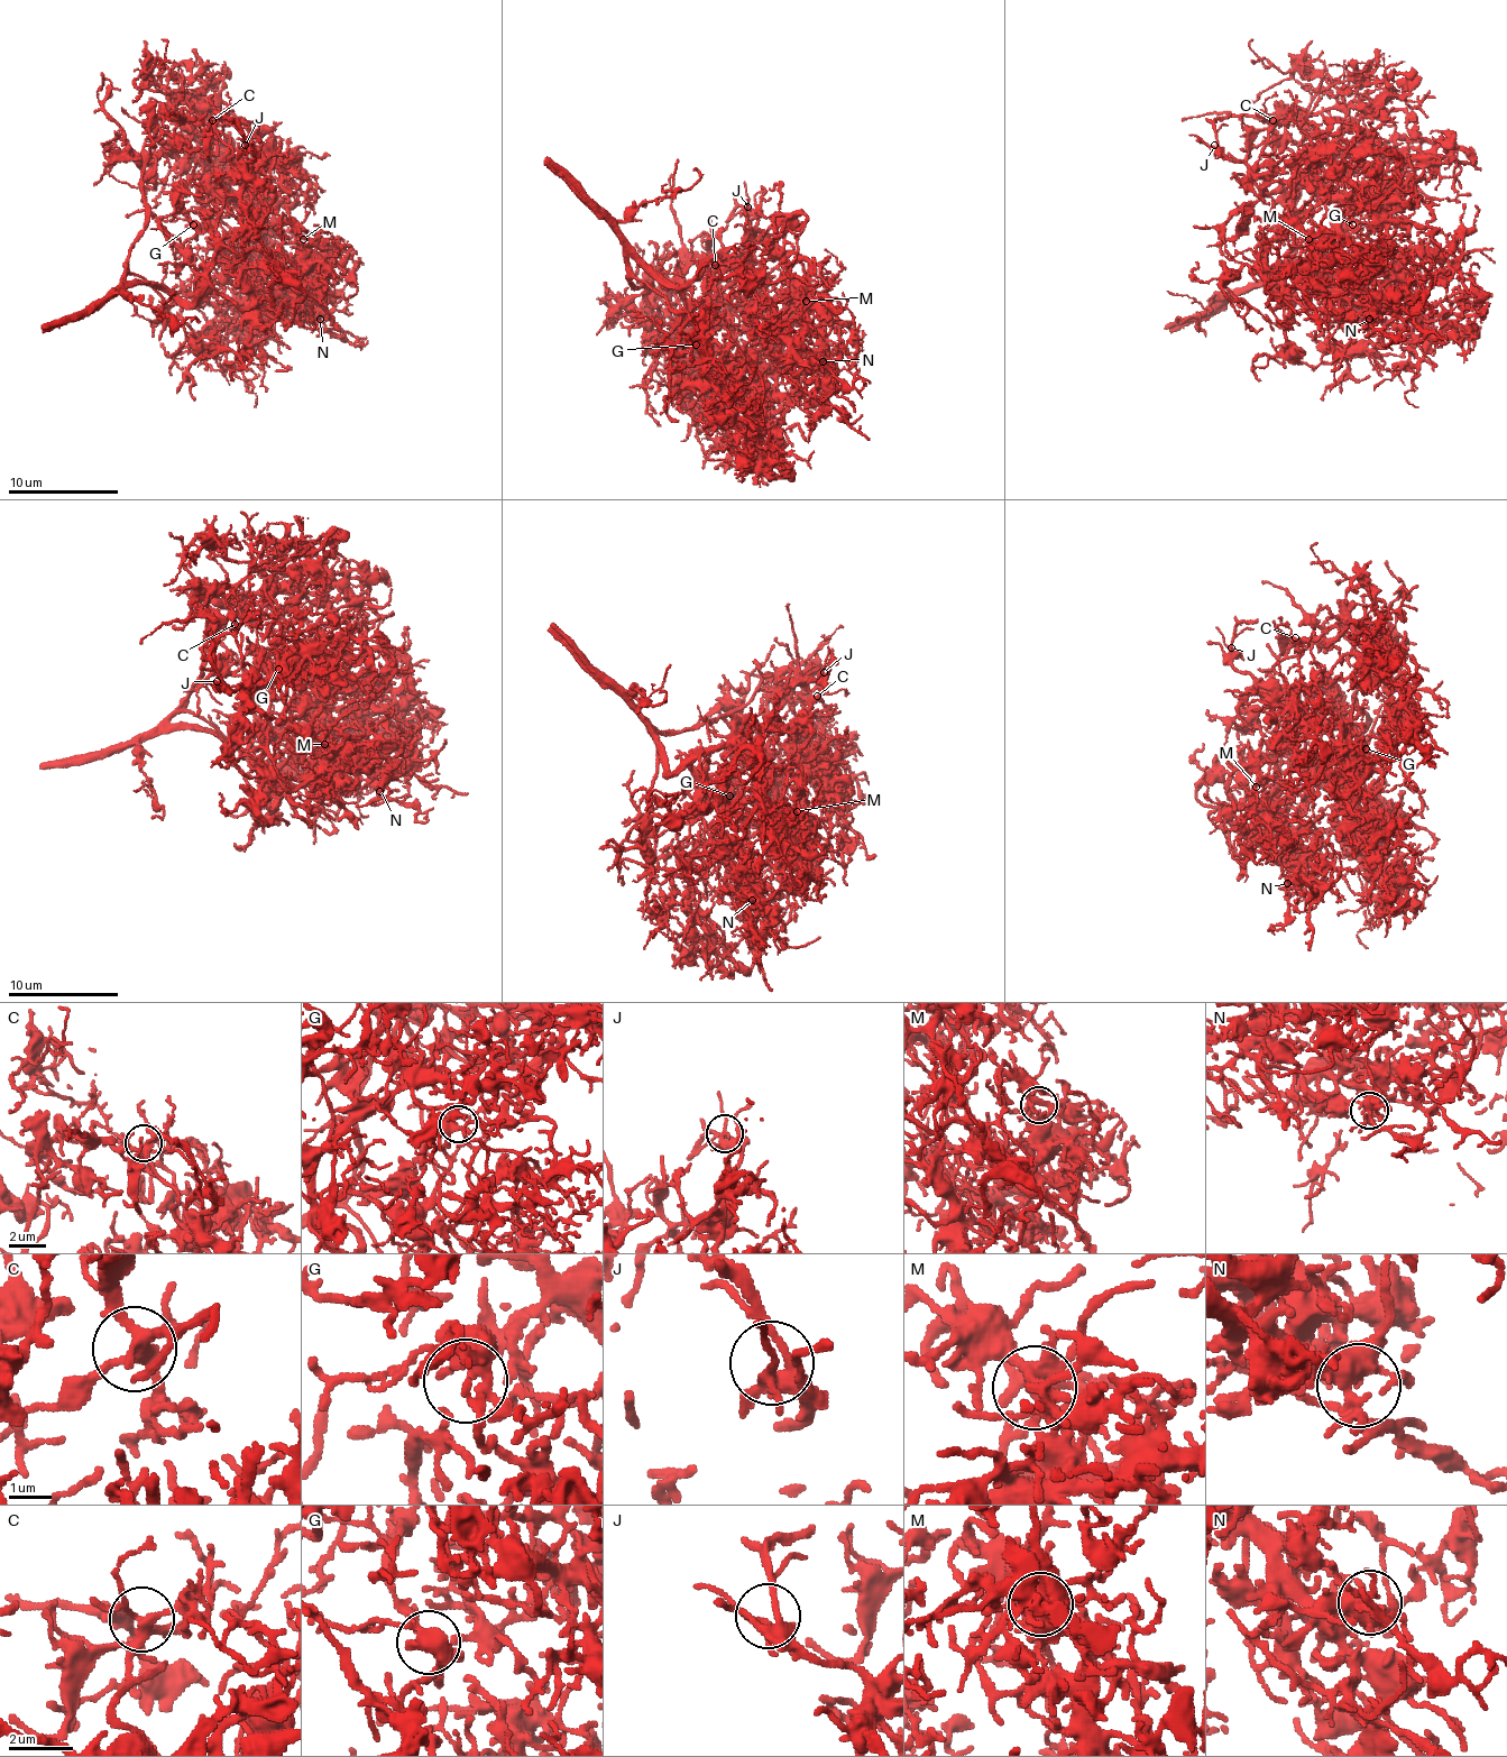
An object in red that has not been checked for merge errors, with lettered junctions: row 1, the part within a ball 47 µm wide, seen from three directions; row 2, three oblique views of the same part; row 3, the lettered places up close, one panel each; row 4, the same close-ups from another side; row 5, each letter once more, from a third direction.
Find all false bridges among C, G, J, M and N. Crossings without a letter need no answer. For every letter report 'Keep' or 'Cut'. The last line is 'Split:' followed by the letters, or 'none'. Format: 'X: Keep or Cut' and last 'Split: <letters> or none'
C: Keep
G: Keep
J: Keep
M: Keep
N: Keep
Split: none

